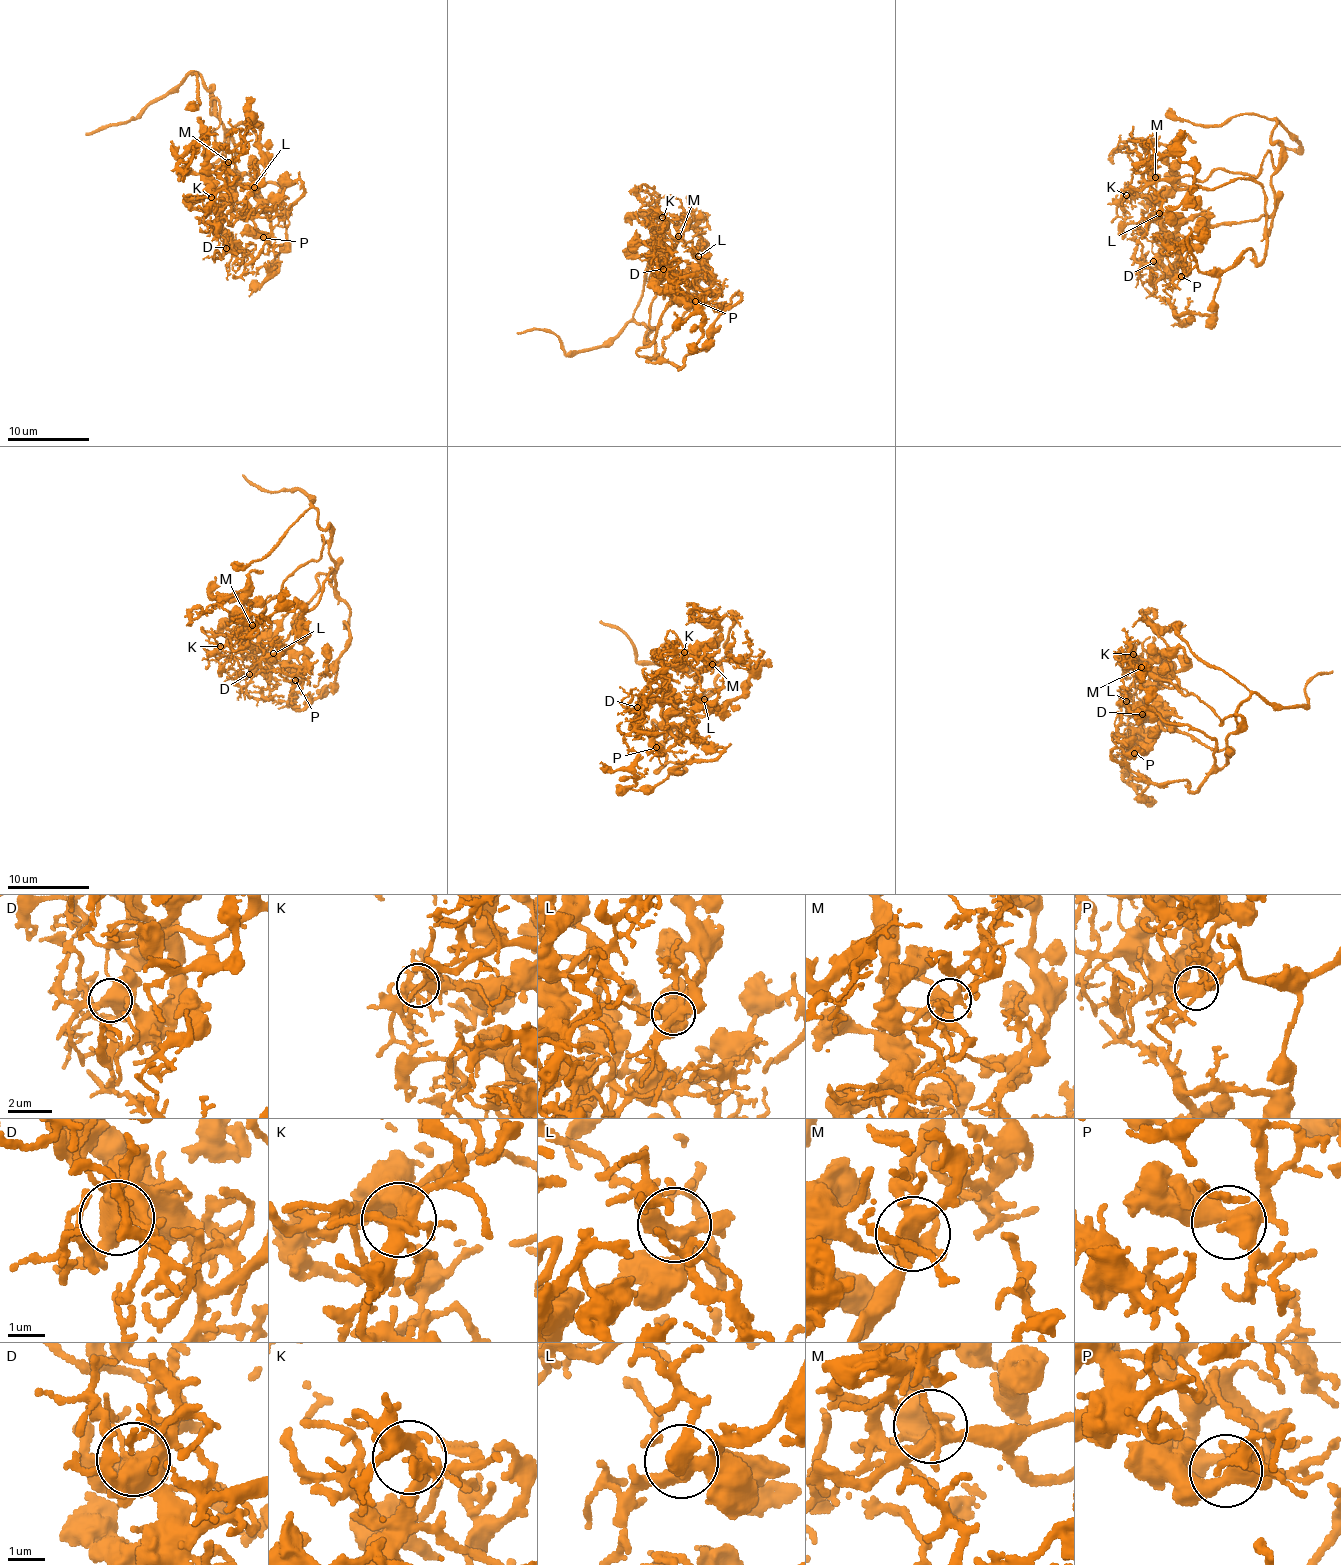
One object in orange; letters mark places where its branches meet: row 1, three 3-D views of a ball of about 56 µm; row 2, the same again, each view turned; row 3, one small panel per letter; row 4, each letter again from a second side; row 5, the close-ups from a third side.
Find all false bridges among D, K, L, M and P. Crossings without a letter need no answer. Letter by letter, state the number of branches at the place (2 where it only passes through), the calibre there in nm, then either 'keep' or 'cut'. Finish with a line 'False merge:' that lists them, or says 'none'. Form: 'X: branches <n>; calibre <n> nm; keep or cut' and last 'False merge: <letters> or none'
D: branches 4; calibre 480 nm; keep
K: branches 6; calibre 280 nm; keep
L: branches 4; calibre 320 nm; keep
M: branches 5; calibre 360 nm; keep
P: branches 5; calibre 440 nm; keep
False merge: none

